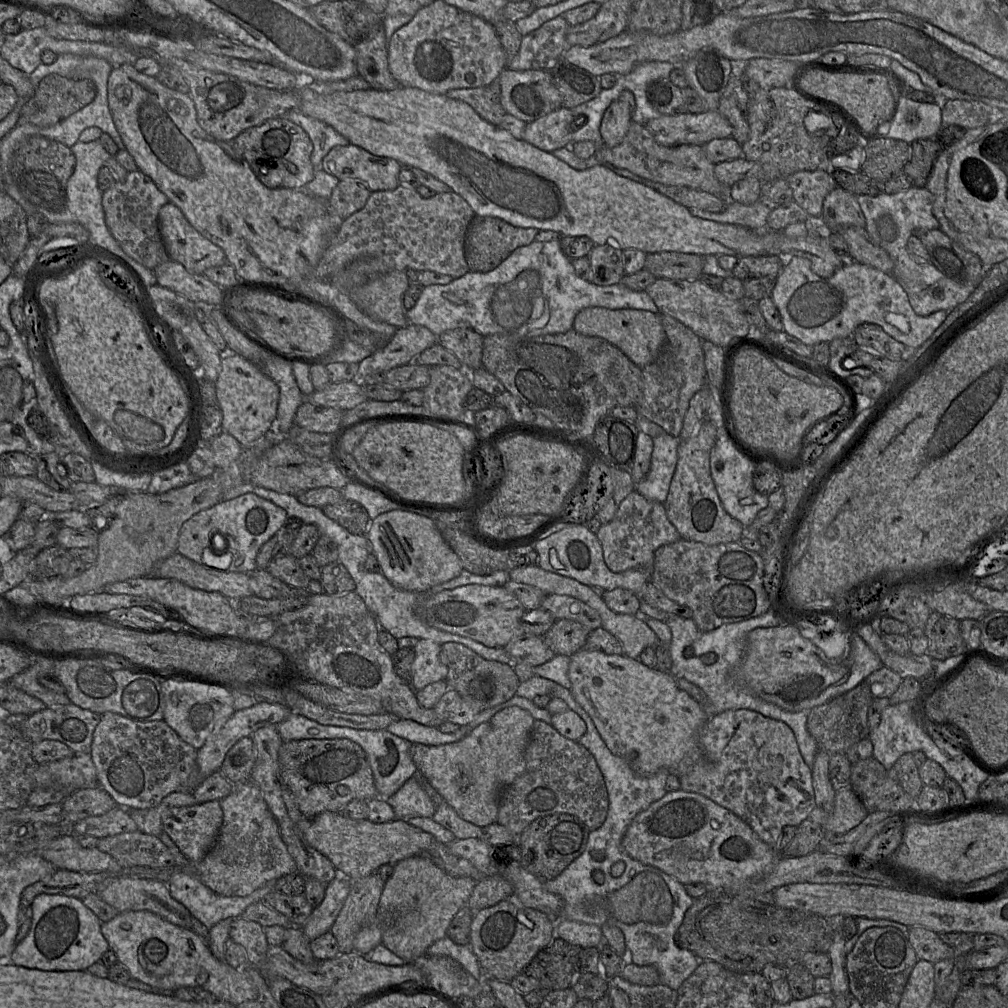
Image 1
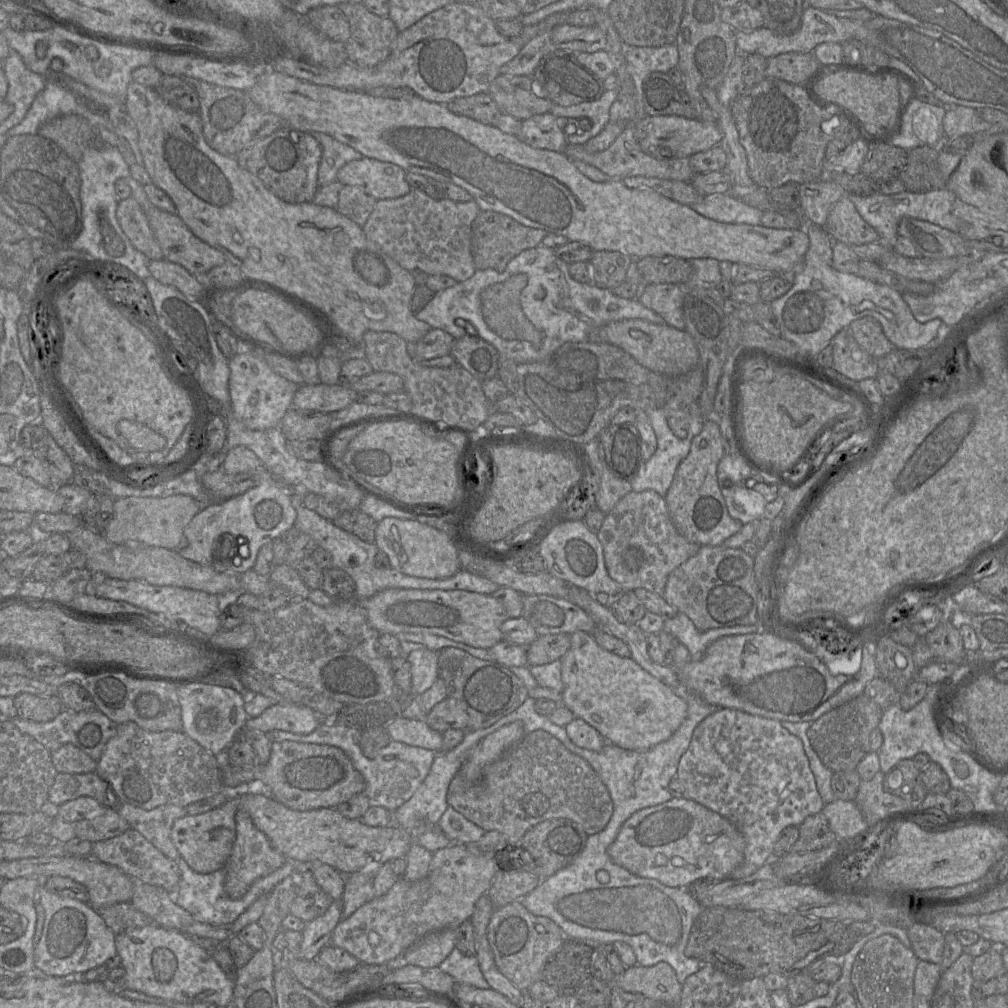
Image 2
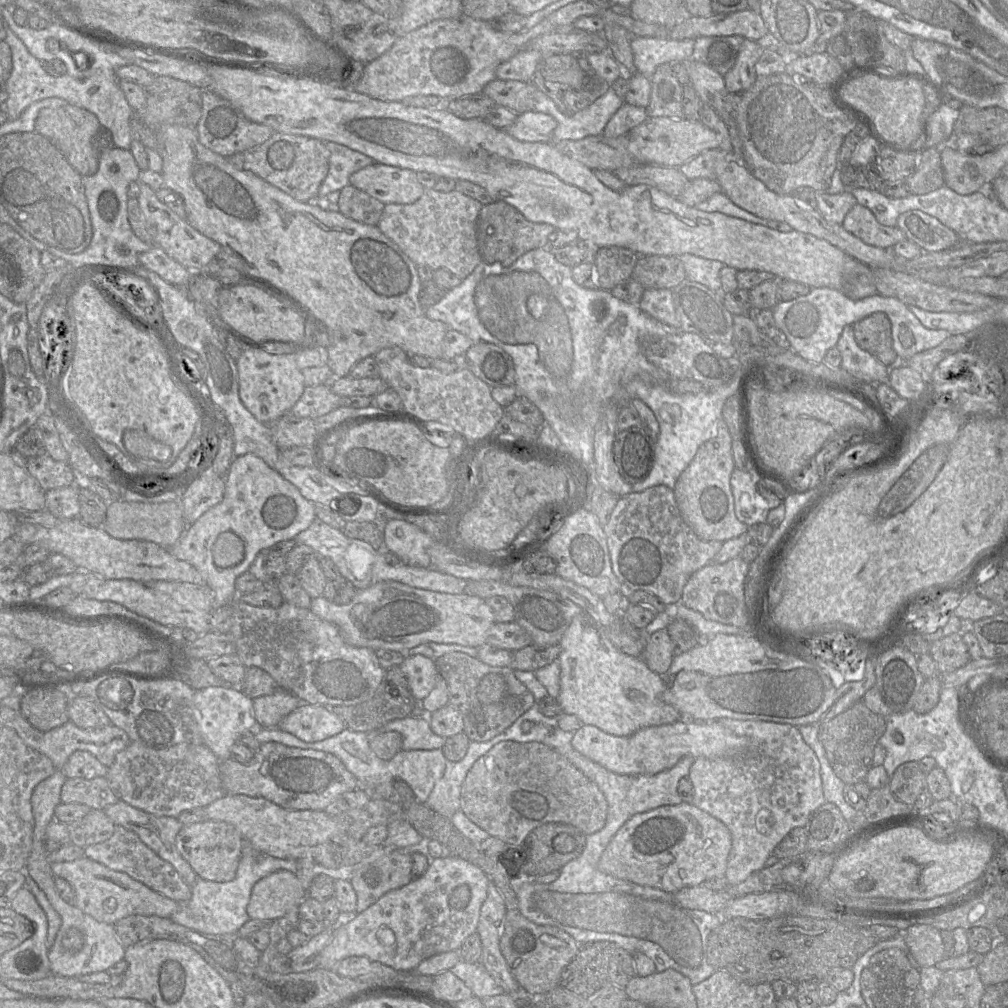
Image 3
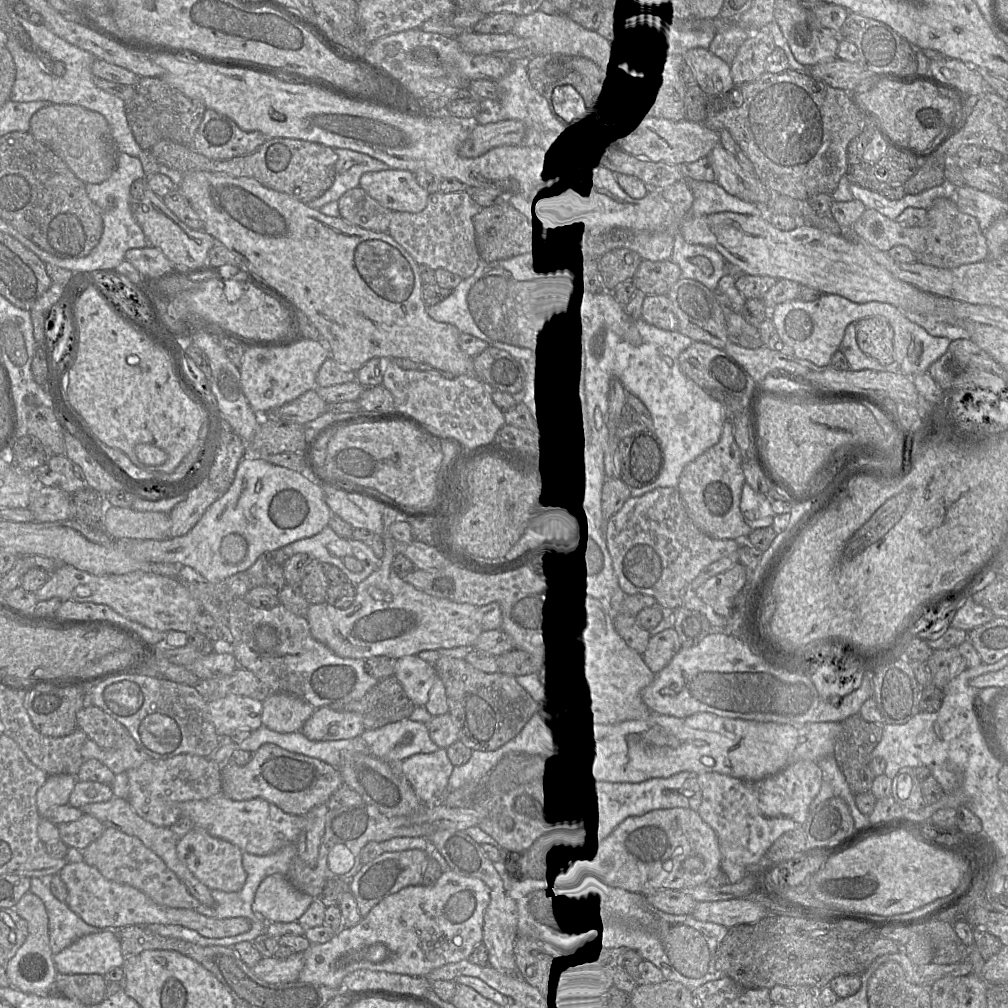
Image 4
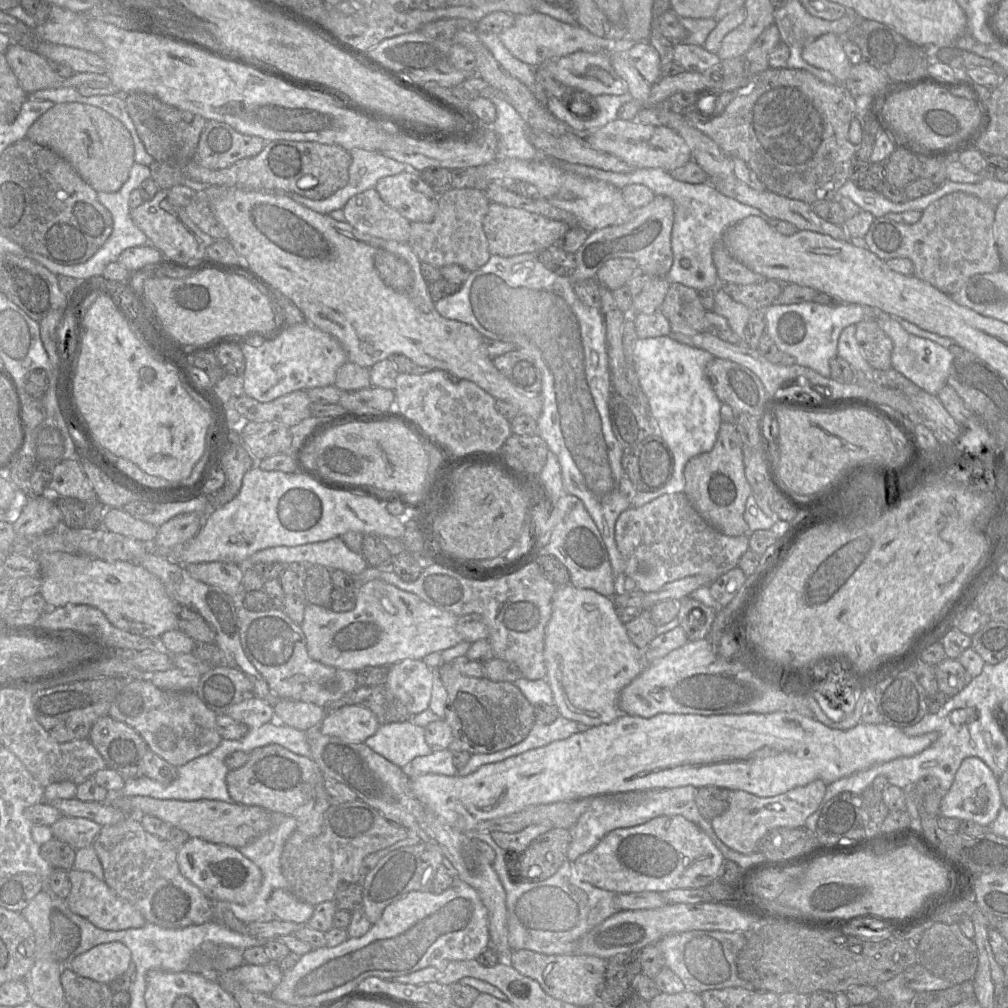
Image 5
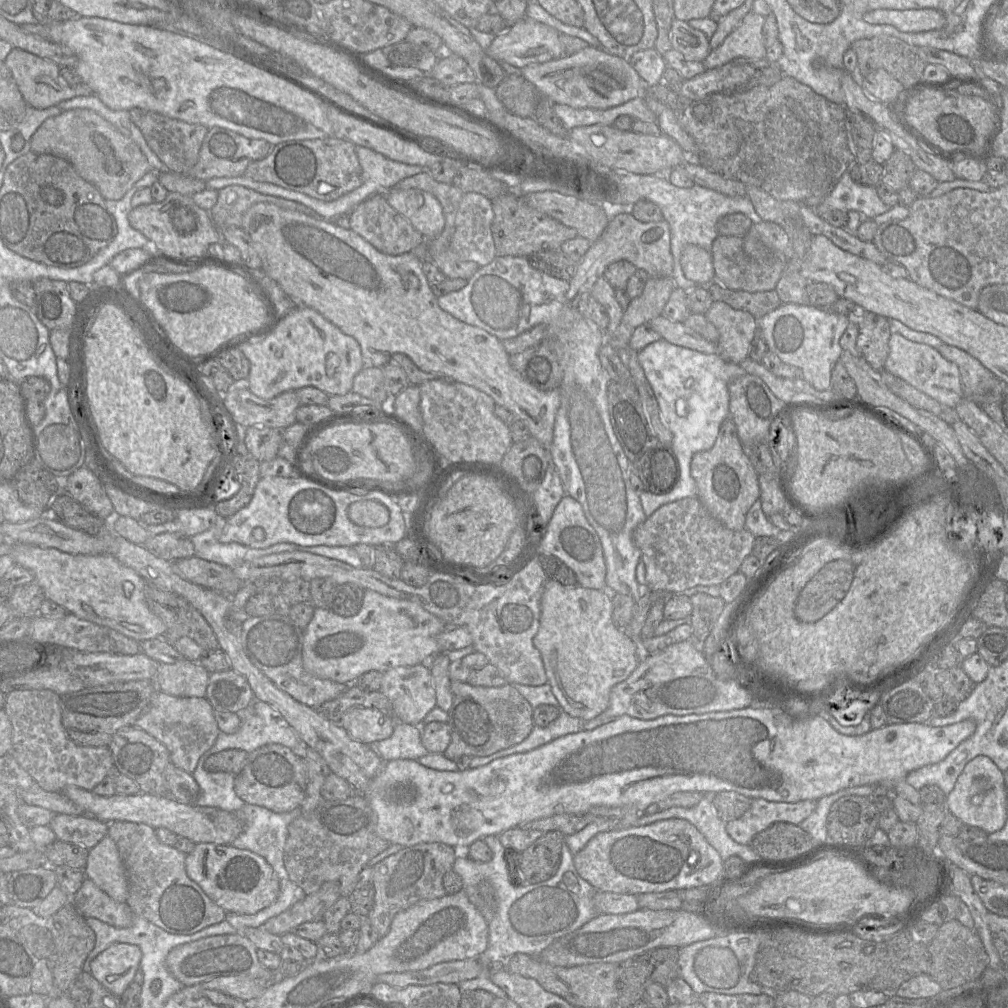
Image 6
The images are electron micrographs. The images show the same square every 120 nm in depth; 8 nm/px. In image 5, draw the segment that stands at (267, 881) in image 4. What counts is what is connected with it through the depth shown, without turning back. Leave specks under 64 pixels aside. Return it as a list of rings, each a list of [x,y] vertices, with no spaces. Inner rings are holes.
[[[288,889],[274,890],[267,904],[276,919],[297,924],[306,924],[314,912],[313,905],[300,900]]]

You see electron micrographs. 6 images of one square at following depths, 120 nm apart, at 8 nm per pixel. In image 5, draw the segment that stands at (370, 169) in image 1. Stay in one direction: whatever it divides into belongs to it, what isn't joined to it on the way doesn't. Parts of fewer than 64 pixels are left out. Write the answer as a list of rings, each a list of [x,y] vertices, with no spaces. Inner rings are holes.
[[[417,171],[383,177],[374,189],[381,199],[412,222],[431,222],[438,209],[438,192],[427,185]]]

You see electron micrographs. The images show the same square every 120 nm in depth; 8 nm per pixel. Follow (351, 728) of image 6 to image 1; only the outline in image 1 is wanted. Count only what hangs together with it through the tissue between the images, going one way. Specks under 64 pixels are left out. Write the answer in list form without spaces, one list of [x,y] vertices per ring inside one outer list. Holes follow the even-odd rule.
[[[256,702],[249,708],[235,711],[223,726],[215,730],[204,745],[197,750],[196,762],[202,779],[220,770],[225,755],[237,741],[244,737],[250,737],[259,728],[279,724],[290,713],[291,710],[286,705],[271,702]]]

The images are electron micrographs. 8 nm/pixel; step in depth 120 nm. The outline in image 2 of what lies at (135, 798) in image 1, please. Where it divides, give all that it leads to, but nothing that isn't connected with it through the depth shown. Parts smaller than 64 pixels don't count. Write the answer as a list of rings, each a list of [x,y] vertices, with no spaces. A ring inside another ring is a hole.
[[[129,721],[117,725],[115,735],[108,740],[97,761],[95,773],[110,785],[118,796],[119,803],[129,803],[147,811],[166,804],[186,808],[223,790],[221,758],[207,752],[183,731],[151,732]]]

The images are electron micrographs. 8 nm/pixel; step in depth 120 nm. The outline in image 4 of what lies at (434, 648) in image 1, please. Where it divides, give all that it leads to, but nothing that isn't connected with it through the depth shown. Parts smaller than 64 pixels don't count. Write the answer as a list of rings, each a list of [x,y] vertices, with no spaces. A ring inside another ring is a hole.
[[[417,655],[404,656],[397,659],[394,676],[415,706],[425,706],[437,677],[435,665]]]

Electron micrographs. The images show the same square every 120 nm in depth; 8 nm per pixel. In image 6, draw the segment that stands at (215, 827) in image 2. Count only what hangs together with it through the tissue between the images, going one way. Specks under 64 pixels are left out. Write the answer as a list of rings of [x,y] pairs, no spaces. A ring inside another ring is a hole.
[[[195,844],[193,851],[186,855],[185,868],[188,877],[226,913],[255,914],[274,903],[279,895],[280,883],[275,871],[263,857],[250,850],[238,849],[232,845]]]

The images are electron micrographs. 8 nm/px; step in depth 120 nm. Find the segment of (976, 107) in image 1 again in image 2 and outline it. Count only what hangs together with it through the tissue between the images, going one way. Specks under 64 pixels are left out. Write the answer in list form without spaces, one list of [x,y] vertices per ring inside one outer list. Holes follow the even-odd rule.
[[[947,104],[943,119],[944,134],[948,138],[956,138],[962,135],[976,135],[987,131],[992,125],[985,121],[980,110],[962,106]]]

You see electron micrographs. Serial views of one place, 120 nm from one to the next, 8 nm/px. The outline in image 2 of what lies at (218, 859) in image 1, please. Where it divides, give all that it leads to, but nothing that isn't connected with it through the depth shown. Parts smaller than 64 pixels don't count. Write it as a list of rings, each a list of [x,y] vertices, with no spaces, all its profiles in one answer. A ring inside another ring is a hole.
[[[238,809],[235,822],[236,839],[224,866],[226,871],[224,889],[230,898],[239,899],[245,895],[255,880],[280,868],[287,859],[272,846],[267,836],[255,826],[247,812]]]

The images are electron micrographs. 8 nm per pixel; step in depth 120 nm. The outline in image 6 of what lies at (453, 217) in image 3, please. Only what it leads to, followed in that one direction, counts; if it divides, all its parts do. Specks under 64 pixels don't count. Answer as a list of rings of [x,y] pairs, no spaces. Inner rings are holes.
[[[464,193],[456,214],[455,232],[451,240],[451,249],[457,254],[459,259],[474,261],[480,267],[483,267],[488,265],[496,257],[491,230],[493,219],[492,200],[479,193]]]

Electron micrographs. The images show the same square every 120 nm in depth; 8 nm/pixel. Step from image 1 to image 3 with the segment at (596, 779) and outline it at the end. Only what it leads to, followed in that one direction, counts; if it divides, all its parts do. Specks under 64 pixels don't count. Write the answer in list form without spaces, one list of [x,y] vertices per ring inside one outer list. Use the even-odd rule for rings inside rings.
[[[503,741],[481,756],[467,773],[461,788],[460,811],[490,836],[512,846],[509,849],[521,852],[529,834],[546,823],[568,824],[586,835],[598,832],[605,826],[608,804],[598,786],[556,750],[539,742]]]

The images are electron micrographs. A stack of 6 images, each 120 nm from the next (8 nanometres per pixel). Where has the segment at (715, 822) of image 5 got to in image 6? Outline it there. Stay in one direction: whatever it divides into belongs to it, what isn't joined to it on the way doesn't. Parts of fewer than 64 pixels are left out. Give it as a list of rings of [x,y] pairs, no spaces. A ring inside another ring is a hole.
[[[755,798],[743,816],[726,823],[726,831],[738,844],[751,845],[758,833],[777,822],[799,825],[811,815],[816,805],[815,800],[787,803]]]

